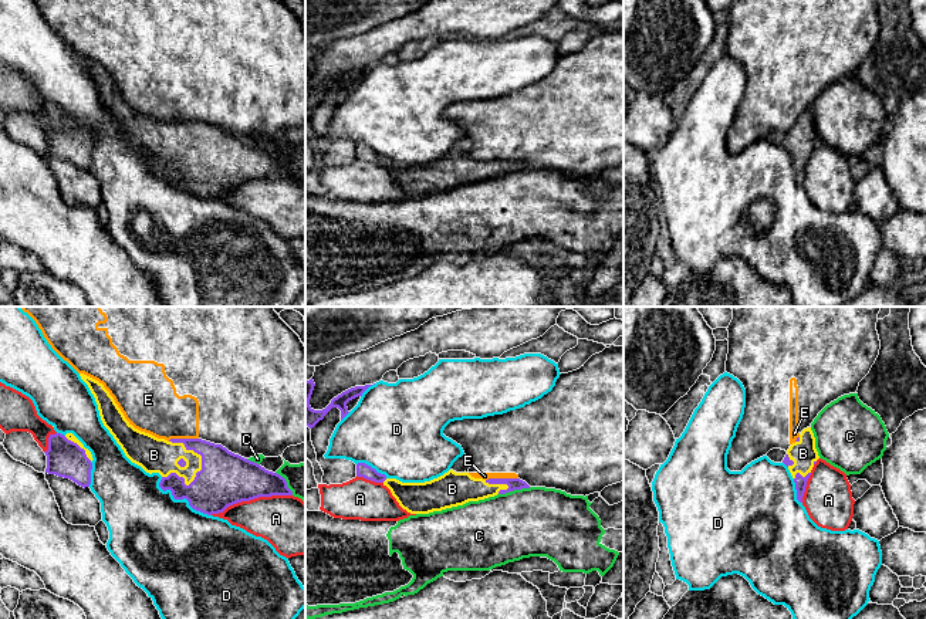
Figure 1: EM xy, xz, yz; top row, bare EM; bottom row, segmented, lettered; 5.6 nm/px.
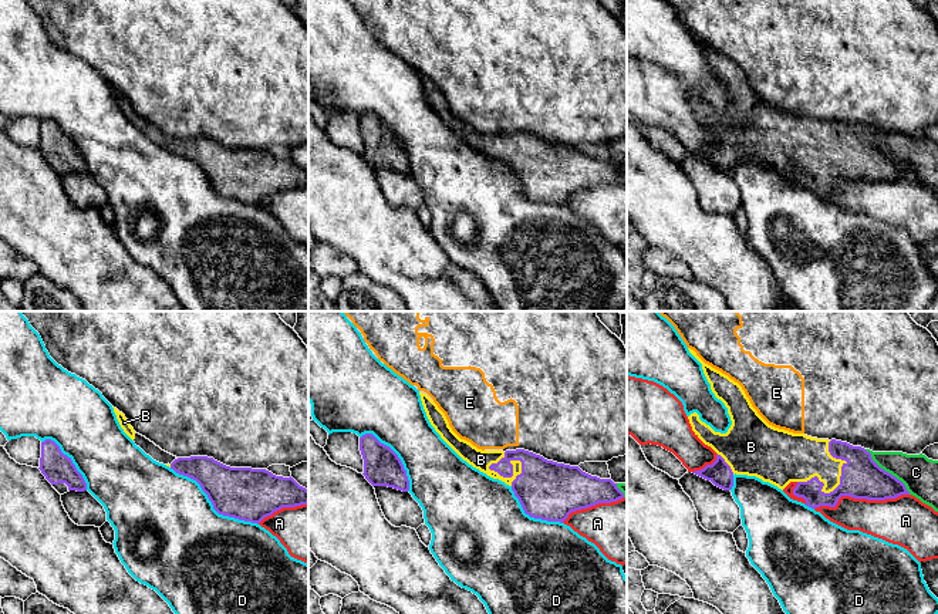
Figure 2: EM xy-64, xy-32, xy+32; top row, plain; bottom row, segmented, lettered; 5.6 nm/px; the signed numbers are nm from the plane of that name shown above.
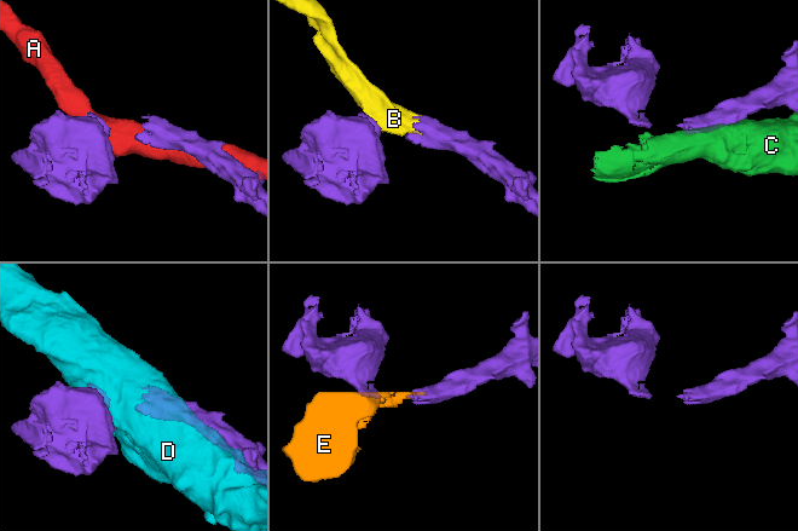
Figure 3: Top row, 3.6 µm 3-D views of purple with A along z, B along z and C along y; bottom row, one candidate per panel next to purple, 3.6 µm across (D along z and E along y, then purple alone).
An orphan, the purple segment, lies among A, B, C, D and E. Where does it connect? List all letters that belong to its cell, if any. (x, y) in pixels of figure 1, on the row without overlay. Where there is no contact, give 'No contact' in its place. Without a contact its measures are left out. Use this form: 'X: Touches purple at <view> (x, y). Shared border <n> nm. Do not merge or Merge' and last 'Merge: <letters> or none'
A: Touches purple at xy (250, 181). Shared border 480 nm. Do not merge
B: Touches purple at xy (200, 137). Shared border 280 nm. Merge
C: Touches purple at xz (514, 171). Shared border 190 nm. Do not merge
D: Touches purple at xy (181, 181). Shared border 360 nm. Do not merge
E: Touches purple at xz (502, 161). Shared border 180 nm. Do not merge
Merge: B

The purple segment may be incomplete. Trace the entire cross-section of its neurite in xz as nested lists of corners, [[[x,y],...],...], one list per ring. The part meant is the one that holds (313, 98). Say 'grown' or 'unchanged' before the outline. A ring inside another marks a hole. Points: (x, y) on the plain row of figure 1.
unchanged | [[[312,60],[310,62],[305,62],[305,108],[308,108],[310,111],[312,111],[320,102],[322,102],[324,98],[332,89],[338,89],[341,92],[341,102],[342,102],[349,95],[347,85],[358,78],[362,78],[362,75],[372,67],[355,68],[355,70],[351,70],[351,71],[342,74],[341,77],[334,80],[331,82],[331,85],[322,92],[314,92],[310,88],[310,81],[311,81],[314,68],[315,68],[315,65],[314,65]]]

